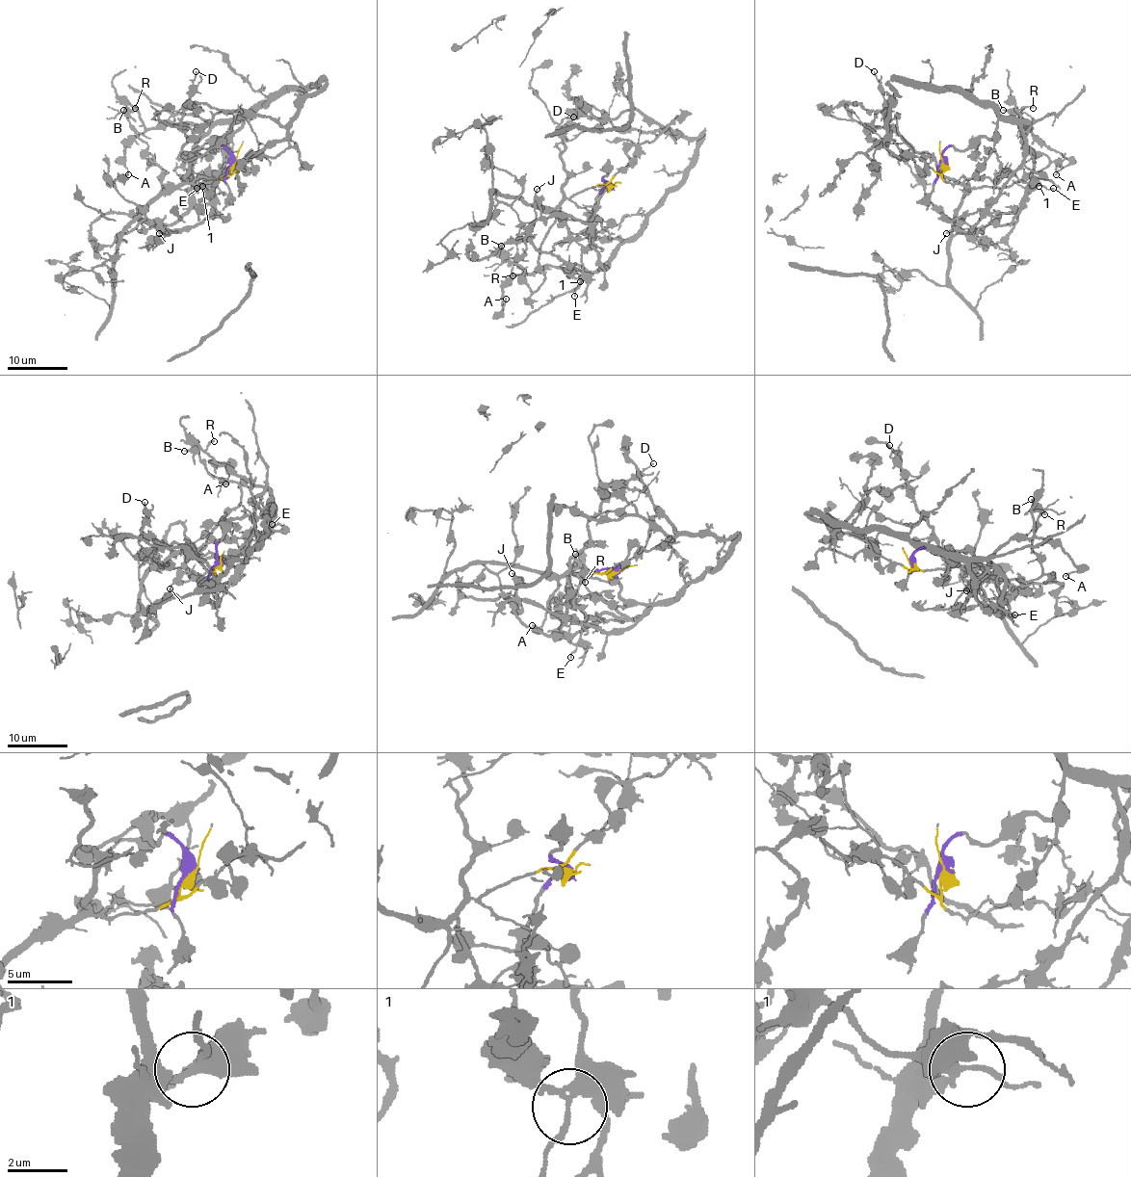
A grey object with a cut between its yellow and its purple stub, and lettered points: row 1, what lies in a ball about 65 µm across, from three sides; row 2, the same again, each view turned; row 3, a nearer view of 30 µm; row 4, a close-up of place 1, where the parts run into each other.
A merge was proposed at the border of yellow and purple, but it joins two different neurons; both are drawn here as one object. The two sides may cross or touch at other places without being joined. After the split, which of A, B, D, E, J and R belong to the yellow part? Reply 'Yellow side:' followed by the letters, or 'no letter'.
Yellow side: B, D, E

